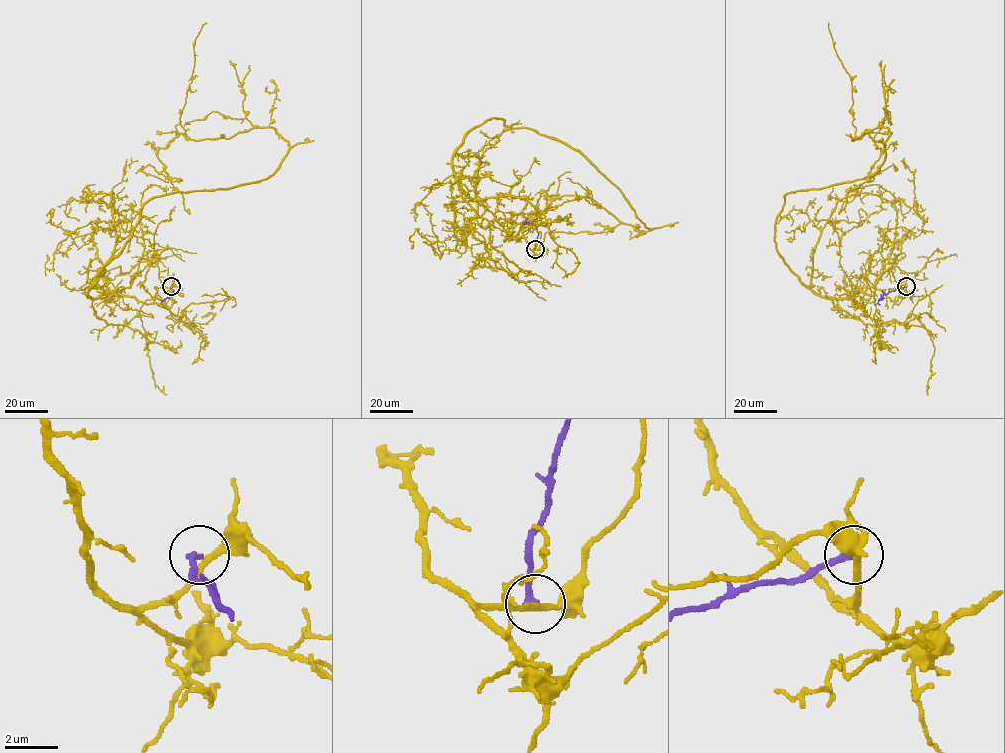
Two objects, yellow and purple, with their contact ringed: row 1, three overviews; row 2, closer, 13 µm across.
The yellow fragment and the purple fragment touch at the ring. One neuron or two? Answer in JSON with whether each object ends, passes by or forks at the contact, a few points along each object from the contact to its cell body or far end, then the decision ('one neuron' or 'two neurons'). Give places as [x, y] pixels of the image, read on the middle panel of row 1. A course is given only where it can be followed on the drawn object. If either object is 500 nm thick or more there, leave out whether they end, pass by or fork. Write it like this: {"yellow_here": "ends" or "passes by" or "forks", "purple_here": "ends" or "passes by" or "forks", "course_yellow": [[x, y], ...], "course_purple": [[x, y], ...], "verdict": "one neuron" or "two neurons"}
{"yellow_here": "passes by", "purple_here": "ends", "course_yellow": [[536, 249], [453, 167], [463, 138], [492, 118], [579, 150], [652, 229], [575, 196], [522, 224], [554, 182]], "course_purple": [[535, 249], [536, 228], [528, 222], [521, 223]], "verdict": "two neurons"}

